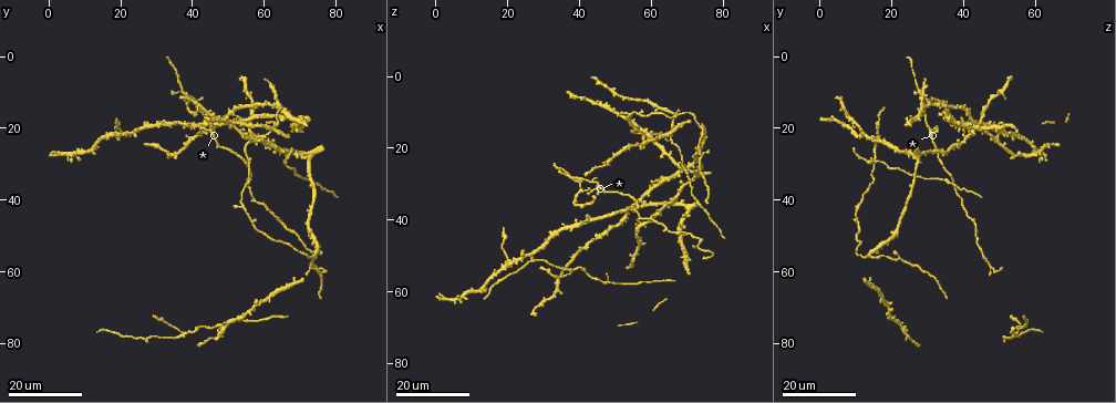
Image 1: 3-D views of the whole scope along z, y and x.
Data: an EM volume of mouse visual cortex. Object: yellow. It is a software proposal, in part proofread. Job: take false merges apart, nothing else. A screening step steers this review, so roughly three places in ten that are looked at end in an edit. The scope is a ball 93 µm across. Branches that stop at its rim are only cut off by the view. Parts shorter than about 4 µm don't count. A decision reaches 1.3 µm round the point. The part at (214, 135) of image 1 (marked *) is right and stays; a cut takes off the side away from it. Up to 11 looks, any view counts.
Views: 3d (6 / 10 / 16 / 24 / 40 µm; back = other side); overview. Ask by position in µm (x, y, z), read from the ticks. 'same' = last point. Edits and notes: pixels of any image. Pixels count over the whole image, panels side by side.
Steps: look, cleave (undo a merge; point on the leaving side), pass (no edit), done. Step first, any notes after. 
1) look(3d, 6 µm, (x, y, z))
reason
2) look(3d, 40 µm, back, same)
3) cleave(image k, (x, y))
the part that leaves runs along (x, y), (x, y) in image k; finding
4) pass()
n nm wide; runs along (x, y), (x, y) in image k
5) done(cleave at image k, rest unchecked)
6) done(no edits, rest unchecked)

look(3d, 16 µm, (57.5, 24.0, 15.5))
four-way junction

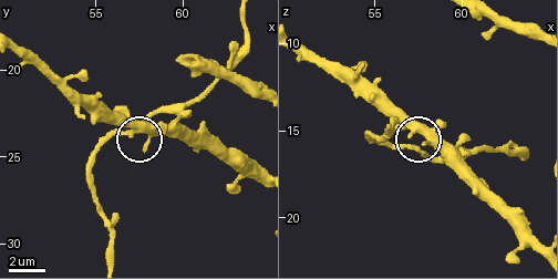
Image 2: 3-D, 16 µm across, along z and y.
look(3d, 6 µm, (57.1, 23.6, 15.2))

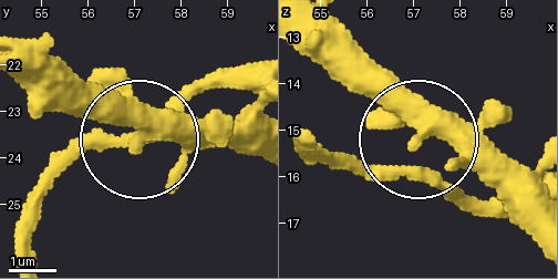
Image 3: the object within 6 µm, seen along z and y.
pass()
side arm 38 µm; continuous, no second neuron

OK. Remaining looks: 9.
look(3d, 24 µm, (37.0, 9.5, 27.5))
small branch off a trunk

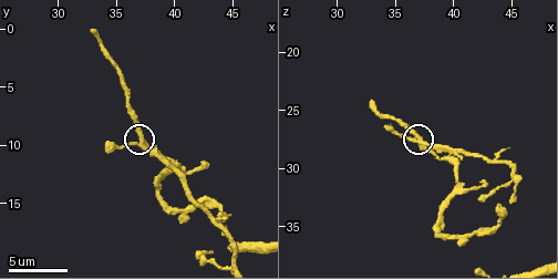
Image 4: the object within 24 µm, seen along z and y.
look(3d, 6 µm, (37.0, 9.8, 27.4))

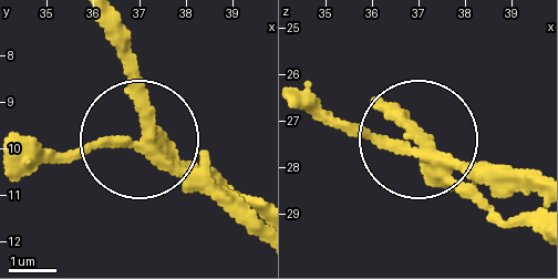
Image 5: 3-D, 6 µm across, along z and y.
cleave(image 5, (492, 207))
4 arms; the part that leaves runs along (445, 168), (537, 228) in image 5; a second neuron is stuck on

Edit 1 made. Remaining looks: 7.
look(overview)

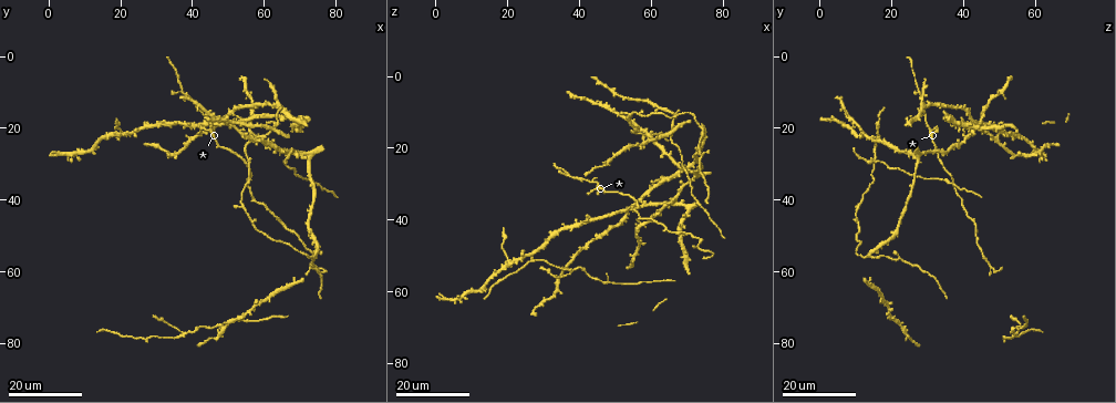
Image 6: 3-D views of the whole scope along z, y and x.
look(3d, 24 µm, (72.5, 33.0, 26.0))

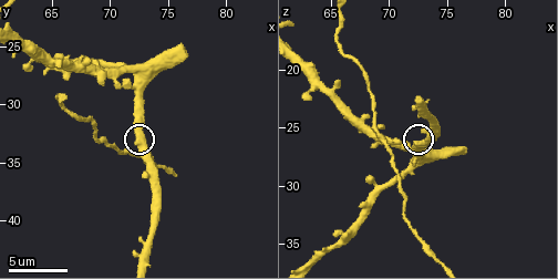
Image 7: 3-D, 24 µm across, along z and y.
look(3d, 6 µm, (72.2, 33.4, 26.4))

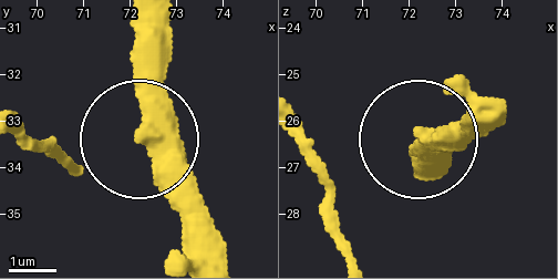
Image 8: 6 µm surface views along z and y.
pass()
370 nm wide; all the same neuron

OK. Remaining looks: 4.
look(3d, 16 µm, (73.0, 59.0, 48.5))
three-way junction

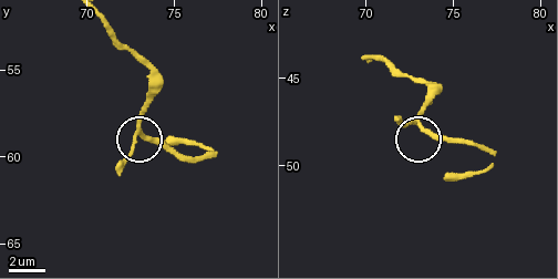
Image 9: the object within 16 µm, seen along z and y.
look(3d, 6 µm, (73.1, 58.9, 47.7))

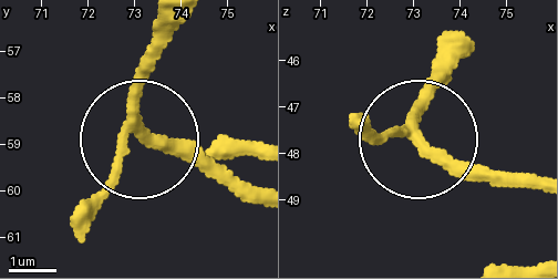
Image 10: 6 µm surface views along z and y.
pass()
250 nm wide; runs along (163, 26), (138, 132), (229, 176) in image 10; one neuron here

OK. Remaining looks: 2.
look(3d, 24 µm, (37.5, 77.0, 54.5))
small branch off a trunk

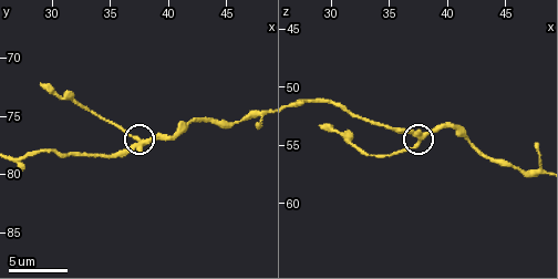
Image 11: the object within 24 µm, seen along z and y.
look(3d, 6 µm, (37.6, 77.4, 54.2))
closer look

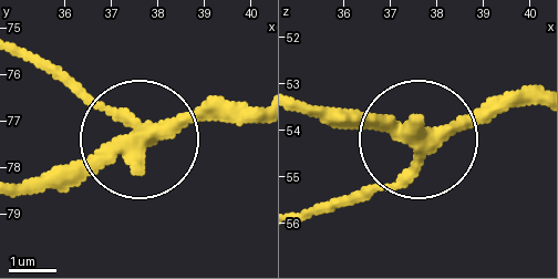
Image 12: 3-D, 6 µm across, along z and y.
pass()
runs along (254, 105), (218, 105), (134, 141), (79, 85) in image 12; all the same neuron

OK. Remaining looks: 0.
done(cleave at image 5, rest unchecked)

